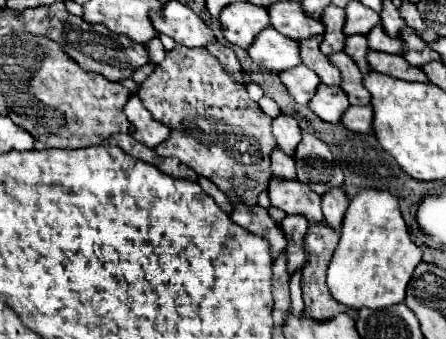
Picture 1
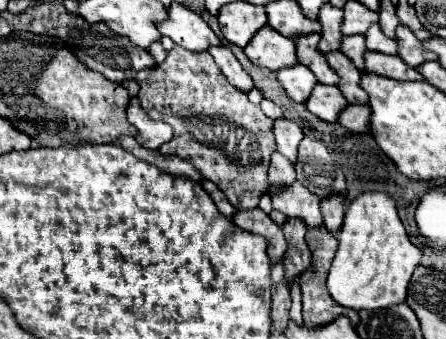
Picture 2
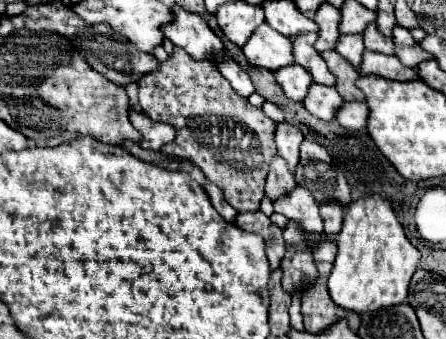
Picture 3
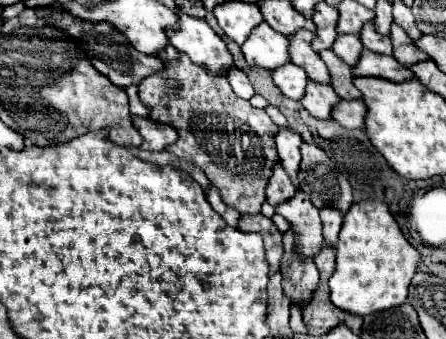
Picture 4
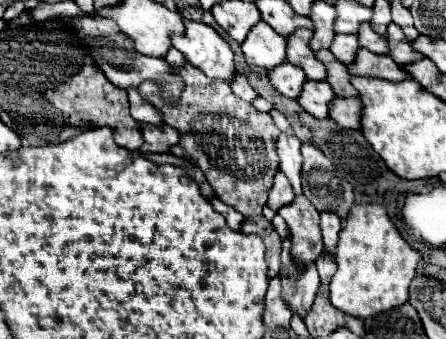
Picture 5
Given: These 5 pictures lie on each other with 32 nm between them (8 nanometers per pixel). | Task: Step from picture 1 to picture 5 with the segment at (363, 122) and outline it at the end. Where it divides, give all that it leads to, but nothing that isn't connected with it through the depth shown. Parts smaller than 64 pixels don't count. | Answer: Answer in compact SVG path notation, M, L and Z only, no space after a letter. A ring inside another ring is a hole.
M336 98L330 104L330 118L340 128L362 128L362 104L360 98Z

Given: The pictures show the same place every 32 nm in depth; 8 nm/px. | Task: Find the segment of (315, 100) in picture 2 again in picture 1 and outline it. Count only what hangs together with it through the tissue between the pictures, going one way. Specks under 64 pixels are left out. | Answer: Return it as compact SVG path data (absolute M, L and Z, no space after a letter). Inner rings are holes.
M320 84L320 88L316 90L316 94L308 106L324 122L340 124L340 116L346 112L346 108L350 104L348 104L348 96L344 96L344 90L340 86Z

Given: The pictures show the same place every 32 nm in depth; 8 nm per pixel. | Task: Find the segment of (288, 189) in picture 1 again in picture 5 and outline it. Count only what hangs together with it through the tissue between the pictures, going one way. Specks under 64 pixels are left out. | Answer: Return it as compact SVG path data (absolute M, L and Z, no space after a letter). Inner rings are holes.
M300 194L290 204L282 206L278 214L286 220L292 234L292 256L298 264L310 264L324 250L320 236L320 218L310 200Z

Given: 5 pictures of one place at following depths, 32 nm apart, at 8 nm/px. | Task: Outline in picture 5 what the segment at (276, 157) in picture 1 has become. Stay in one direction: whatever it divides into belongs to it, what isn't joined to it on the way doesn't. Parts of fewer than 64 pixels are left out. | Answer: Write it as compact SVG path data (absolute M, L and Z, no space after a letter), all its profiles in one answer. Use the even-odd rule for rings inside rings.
M278 170L276 176L274 176L274 182L272 182L272 188L270 188L270 192L268 192L268 206L270 206L272 210L278 210L282 204L292 202L294 196L296 196L296 194L294 194L294 190L292 190L286 174L284 174L282 170Z

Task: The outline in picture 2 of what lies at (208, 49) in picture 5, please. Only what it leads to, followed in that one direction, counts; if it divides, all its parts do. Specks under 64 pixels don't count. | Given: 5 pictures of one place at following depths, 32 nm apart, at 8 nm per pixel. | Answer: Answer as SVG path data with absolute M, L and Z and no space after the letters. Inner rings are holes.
M172 2L168 6L168 20L156 26L160 28L160 34L172 38L174 44L192 52L202 52L208 50L212 44L220 44L212 28L196 12L180 6L178 2Z

